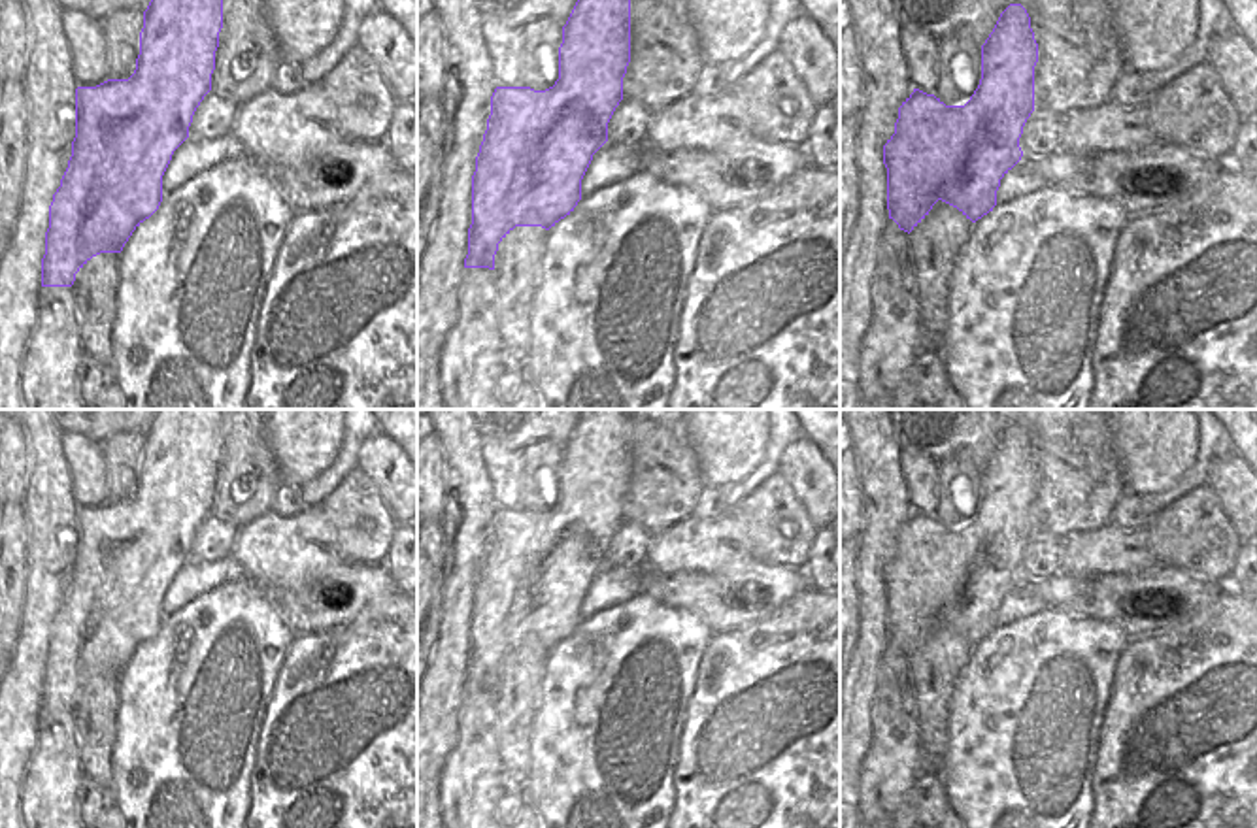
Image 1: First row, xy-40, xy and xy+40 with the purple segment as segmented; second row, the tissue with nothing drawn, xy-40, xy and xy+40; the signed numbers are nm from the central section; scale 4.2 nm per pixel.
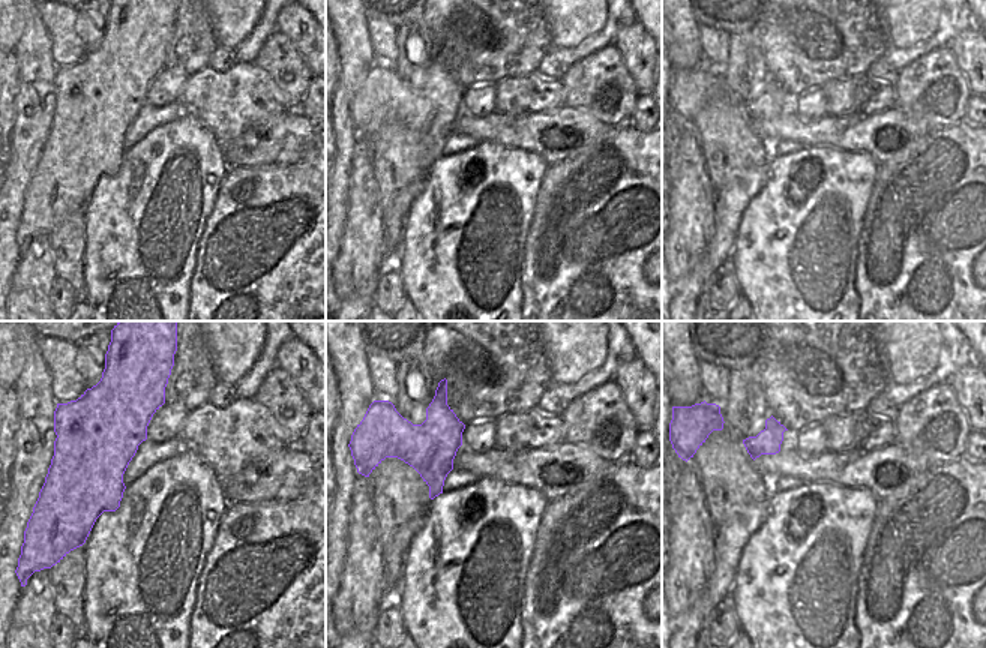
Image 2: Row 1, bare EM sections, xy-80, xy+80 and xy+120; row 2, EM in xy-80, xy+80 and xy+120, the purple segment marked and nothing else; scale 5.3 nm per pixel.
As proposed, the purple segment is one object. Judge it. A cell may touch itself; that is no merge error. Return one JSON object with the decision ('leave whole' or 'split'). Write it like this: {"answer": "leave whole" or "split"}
{"answer": "leave whole"}

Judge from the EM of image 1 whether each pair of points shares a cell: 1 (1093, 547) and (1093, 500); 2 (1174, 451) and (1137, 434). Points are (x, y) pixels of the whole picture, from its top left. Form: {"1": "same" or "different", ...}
{"1": "different", "2": "same"}

